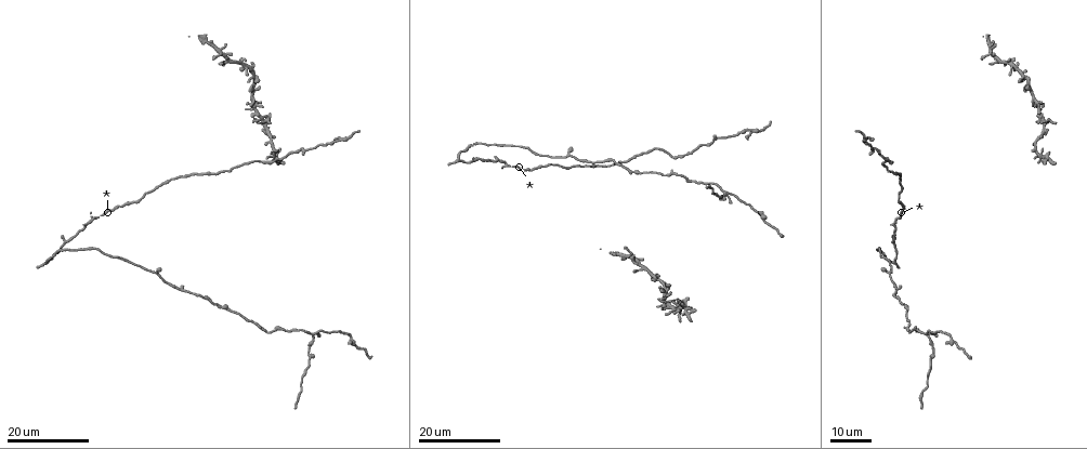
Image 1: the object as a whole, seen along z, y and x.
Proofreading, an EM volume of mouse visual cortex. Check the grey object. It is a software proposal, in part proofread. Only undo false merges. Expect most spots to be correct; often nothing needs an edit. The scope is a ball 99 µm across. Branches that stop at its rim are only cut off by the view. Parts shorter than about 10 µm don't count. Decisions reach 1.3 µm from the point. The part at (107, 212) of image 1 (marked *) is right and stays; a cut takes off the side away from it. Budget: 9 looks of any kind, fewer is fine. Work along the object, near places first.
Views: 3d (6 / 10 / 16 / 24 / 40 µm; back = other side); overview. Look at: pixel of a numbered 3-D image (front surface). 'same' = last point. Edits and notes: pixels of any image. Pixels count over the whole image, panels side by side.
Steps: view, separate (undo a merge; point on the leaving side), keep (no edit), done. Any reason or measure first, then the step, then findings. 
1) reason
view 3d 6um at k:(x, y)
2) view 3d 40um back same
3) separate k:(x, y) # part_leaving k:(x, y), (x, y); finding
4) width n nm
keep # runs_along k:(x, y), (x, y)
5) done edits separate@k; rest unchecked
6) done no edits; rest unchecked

view 3d 24um at 1:(477, 158)

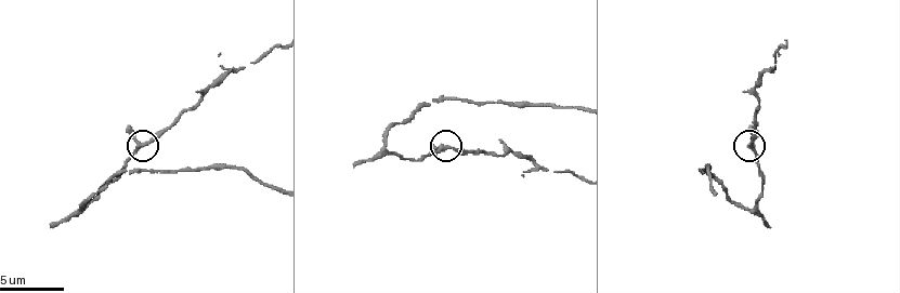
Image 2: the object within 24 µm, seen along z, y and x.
view 3d 10um at 2:(138, 146)

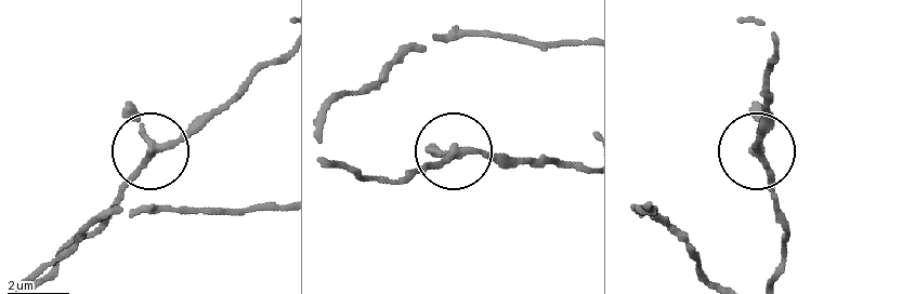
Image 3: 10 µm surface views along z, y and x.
keep # runs_along 3:(587, 172), (501, 164), (462, 149), (410, 172); one neuron here

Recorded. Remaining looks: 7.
view 3d 24um at 1:(674, 156)

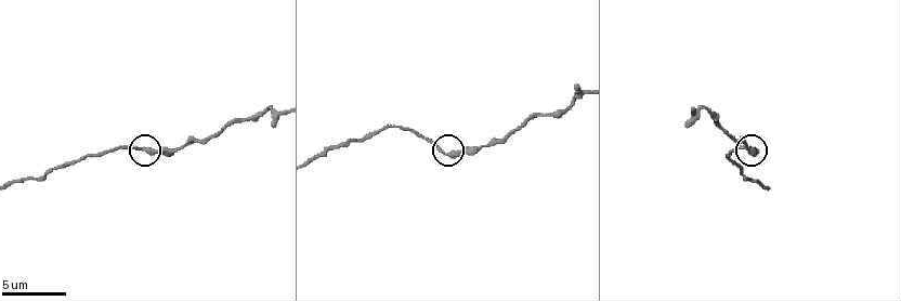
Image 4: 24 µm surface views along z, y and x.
view 3d 10um at 4:(150, 152)

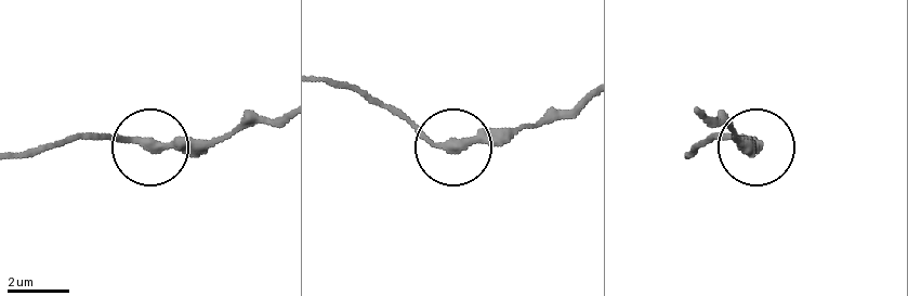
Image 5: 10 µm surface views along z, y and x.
keep # runs_along 5:(17, 158), (80, 136), (216, 143); continuous, no second neuron

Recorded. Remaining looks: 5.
calibre changes
view 3d 24um at 1:(339, 142)

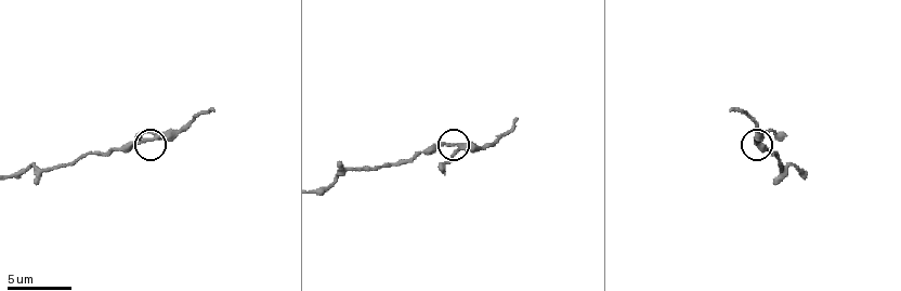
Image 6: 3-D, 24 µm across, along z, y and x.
view 3d 6um at 6:(155, 139)

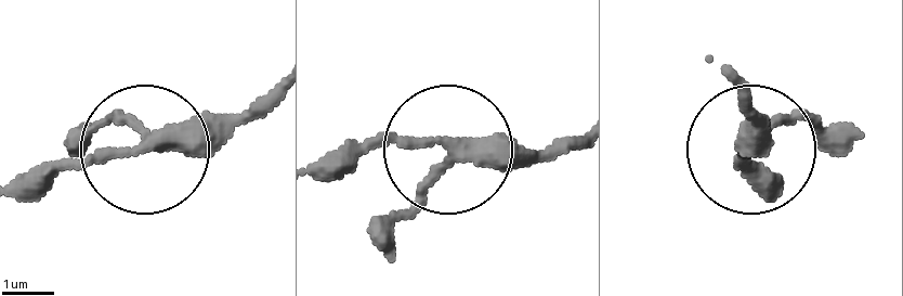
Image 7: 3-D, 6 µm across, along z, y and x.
width 260 nm
keep # runs_along 7:(15, 191), (131, 153), (209, 153), (257, 118); continuous, no second neuron

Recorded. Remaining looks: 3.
view 3d 24um at 1:(348, 336)

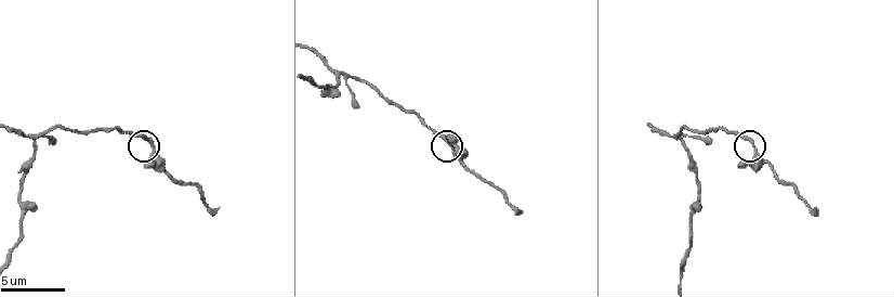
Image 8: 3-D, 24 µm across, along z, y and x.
view 3d 6um at 8:(749, 141)

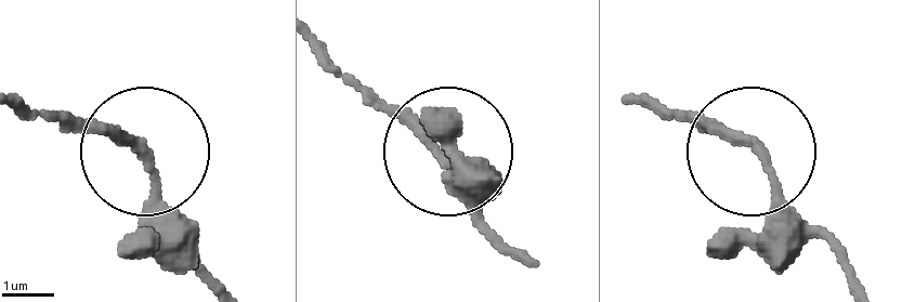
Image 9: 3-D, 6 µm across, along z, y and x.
keep # all the same neuron

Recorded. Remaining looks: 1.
done no edits; rest unchecked

